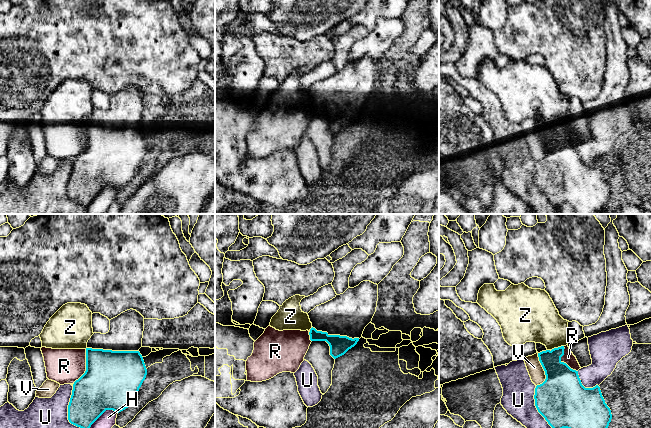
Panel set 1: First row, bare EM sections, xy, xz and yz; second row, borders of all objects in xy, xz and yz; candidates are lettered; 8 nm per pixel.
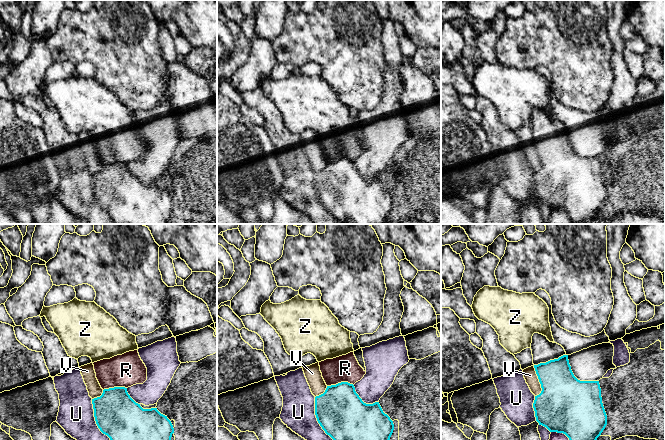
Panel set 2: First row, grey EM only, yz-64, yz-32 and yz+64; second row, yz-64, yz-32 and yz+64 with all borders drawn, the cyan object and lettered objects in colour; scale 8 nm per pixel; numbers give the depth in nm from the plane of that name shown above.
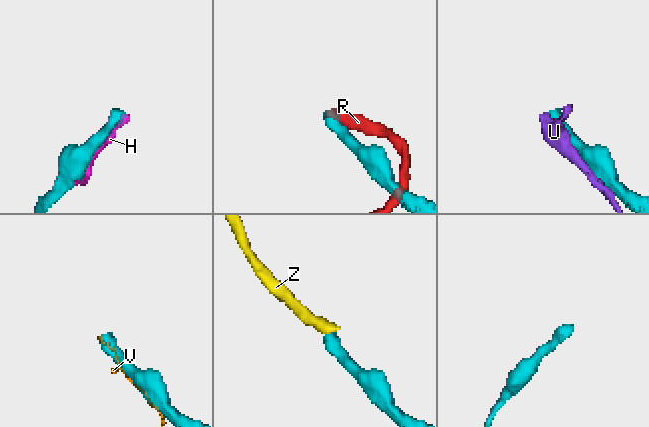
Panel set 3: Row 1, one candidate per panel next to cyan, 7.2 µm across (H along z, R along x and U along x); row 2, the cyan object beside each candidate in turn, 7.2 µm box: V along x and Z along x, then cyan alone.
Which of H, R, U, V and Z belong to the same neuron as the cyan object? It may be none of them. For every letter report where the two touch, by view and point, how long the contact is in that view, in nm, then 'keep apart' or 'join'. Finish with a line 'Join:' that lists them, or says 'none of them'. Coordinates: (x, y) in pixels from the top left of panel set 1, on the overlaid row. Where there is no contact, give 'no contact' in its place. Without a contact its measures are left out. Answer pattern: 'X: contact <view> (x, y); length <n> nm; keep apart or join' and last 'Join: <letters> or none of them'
H: contact xy (103, 412); length 260 nm; keep apart
R: contact xy (86, 367); length 300 nm; keep apart
U: contact xy (68, 409); length 340 nm; keep apart
V: contact yz (544, 370); length 280 nm; keep apart
Z: contact yz (557, 348); length 110 nm; keep apart
Join: none of them

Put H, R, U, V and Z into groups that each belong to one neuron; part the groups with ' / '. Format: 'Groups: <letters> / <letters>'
Groups: H / R Z / U / V

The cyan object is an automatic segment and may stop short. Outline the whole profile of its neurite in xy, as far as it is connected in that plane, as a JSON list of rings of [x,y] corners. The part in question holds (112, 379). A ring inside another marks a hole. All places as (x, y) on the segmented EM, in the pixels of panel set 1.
[[[130,309],[110,320],[108,333],[91,336],[86,371],[74,382],[68,405],[71,424],[90,428],[106,410],[119,413],[132,404],[147,375],[139,352],[143,331],[144,317]]]

